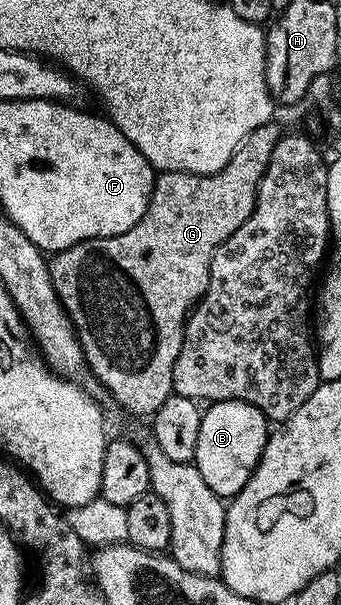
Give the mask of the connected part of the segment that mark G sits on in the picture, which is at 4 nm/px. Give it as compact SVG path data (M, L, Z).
M276 125L256 127L219 173L159 172L154 194L136 227L120 235L76 243L70 249L53 254L49 262L50 278L78 332L89 372L94 372L115 399L138 417L153 418L164 399L174 392L174 368L184 339L186 319L206 293L216 251L246 222L248 215L252 215L258 184L280 136Z

